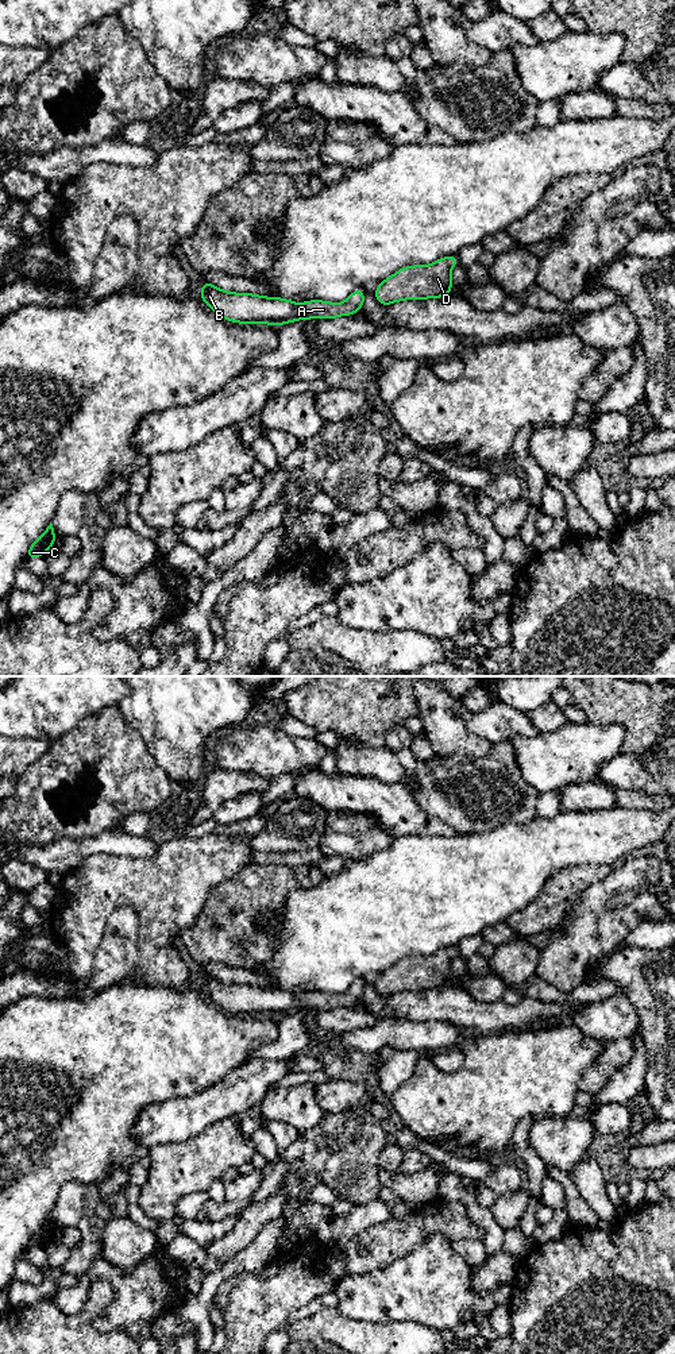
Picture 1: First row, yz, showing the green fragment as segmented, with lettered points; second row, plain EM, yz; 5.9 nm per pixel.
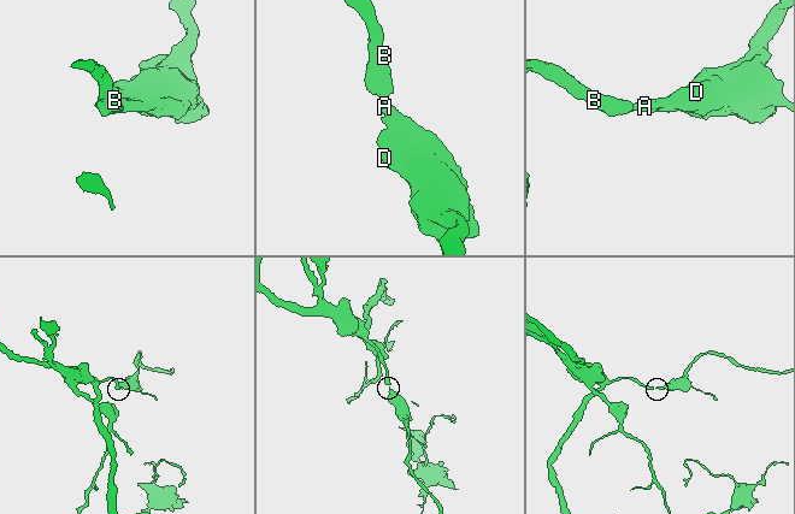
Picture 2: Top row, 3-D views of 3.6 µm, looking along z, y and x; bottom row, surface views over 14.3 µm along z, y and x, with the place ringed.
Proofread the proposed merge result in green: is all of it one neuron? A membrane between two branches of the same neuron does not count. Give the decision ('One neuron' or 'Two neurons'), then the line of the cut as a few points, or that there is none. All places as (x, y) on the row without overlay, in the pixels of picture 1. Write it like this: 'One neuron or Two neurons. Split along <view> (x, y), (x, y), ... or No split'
One neuron. No split

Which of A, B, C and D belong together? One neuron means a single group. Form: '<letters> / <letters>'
A B C D

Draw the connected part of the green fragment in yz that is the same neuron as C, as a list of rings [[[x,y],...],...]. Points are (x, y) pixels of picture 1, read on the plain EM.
[[[50,1215],[46,1220],[45,1224],[30,1237],[26,1250],[34,1250],[34,1249],[40,1249],[45,1246],[45,1243],[50,1239],[54,1238],[57,1226],[54,1223],[53,1215]]]

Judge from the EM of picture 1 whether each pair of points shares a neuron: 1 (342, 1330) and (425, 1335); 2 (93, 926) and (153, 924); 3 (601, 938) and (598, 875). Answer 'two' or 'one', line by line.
1: one
2: one
3: two

